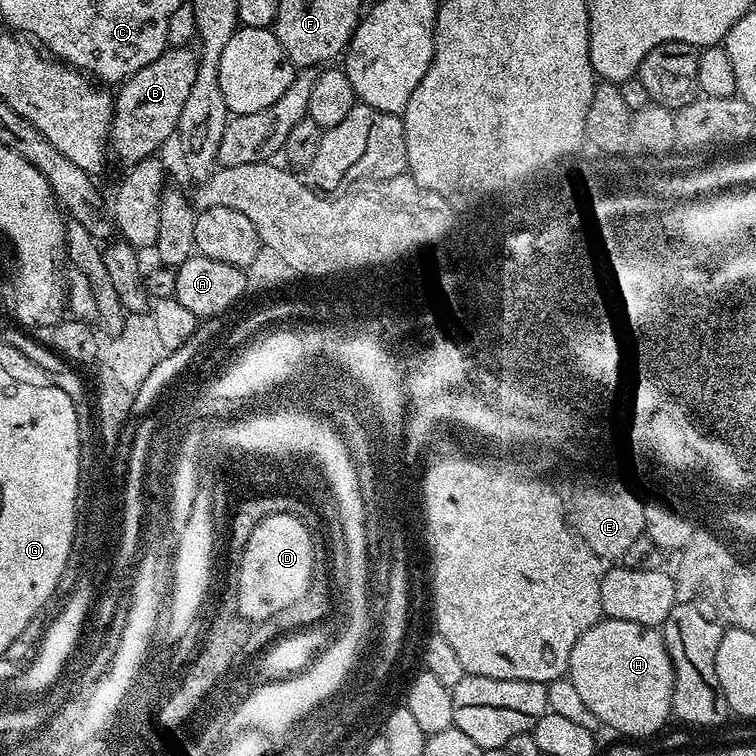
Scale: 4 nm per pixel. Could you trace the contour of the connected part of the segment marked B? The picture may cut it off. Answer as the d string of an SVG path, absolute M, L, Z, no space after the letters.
M175 46L165 49L165 52L156 59L154 62L150 62L150 66L142 66L142 70L138 70L133 76L128 77L127 80L123 81L119 85L118 91L114 98L114 123L112 125L112 130L110 133L110 148L116 151L116 156L121 160L122 163L127 164L127 166L136 165L138 162L149 159L153 154L156 154L156 151L167 142L168 139L175 137L177 135L176 123L178 118L182 114L182 106L186 106L186 98L190 98L190 90L194 87L194 80L198 74L199 63L197 53L192 49L188 48L175 48Z

